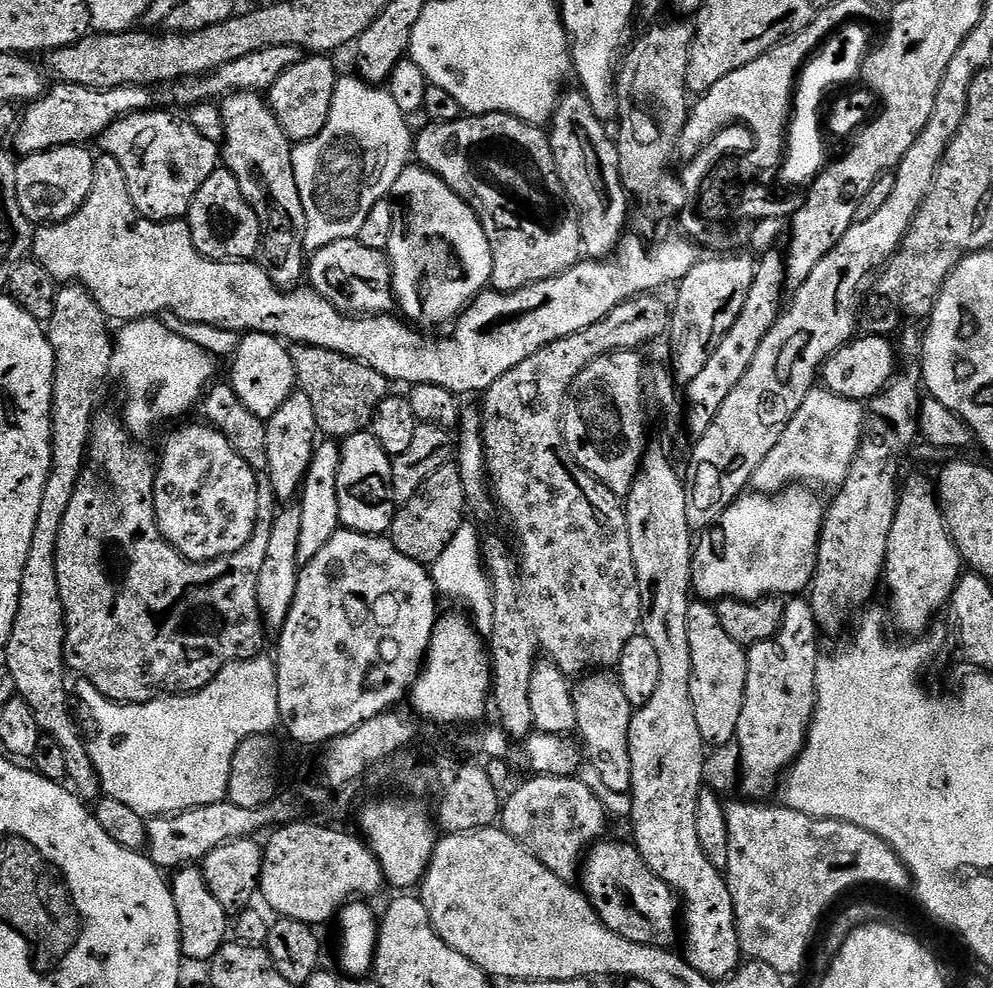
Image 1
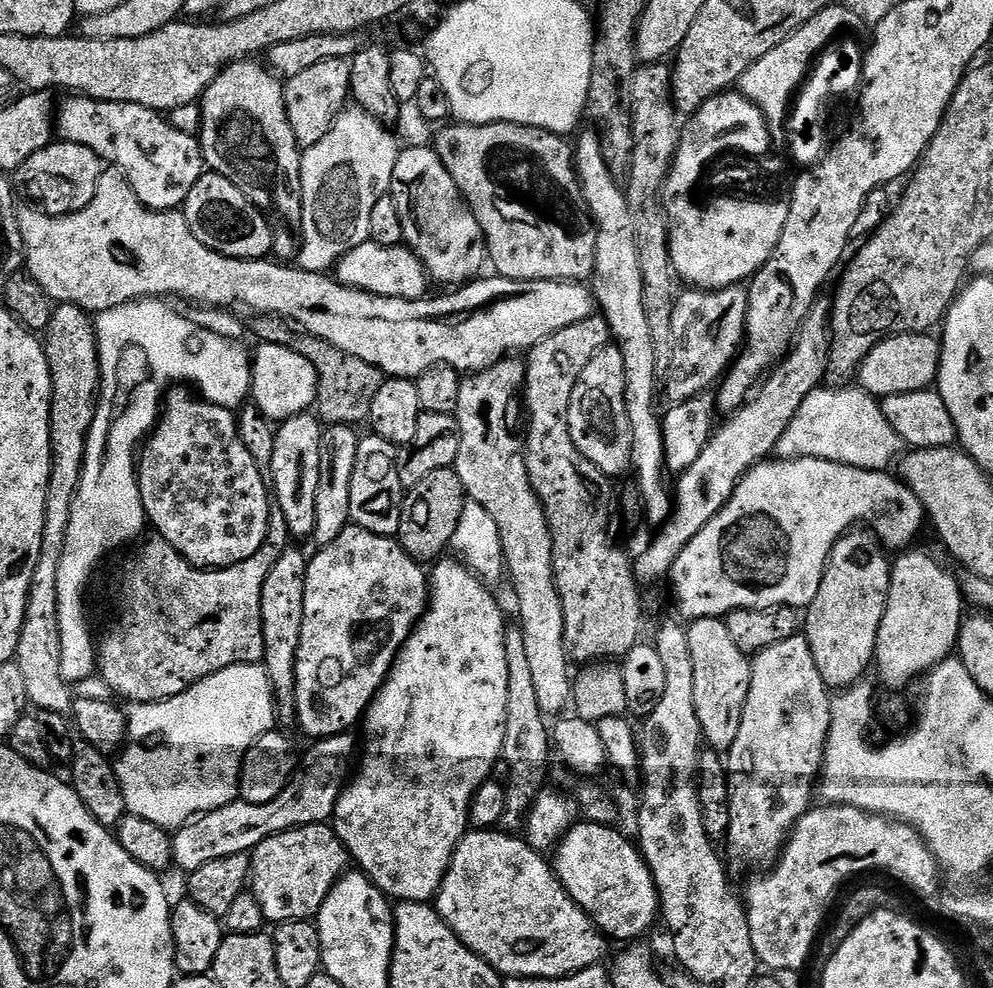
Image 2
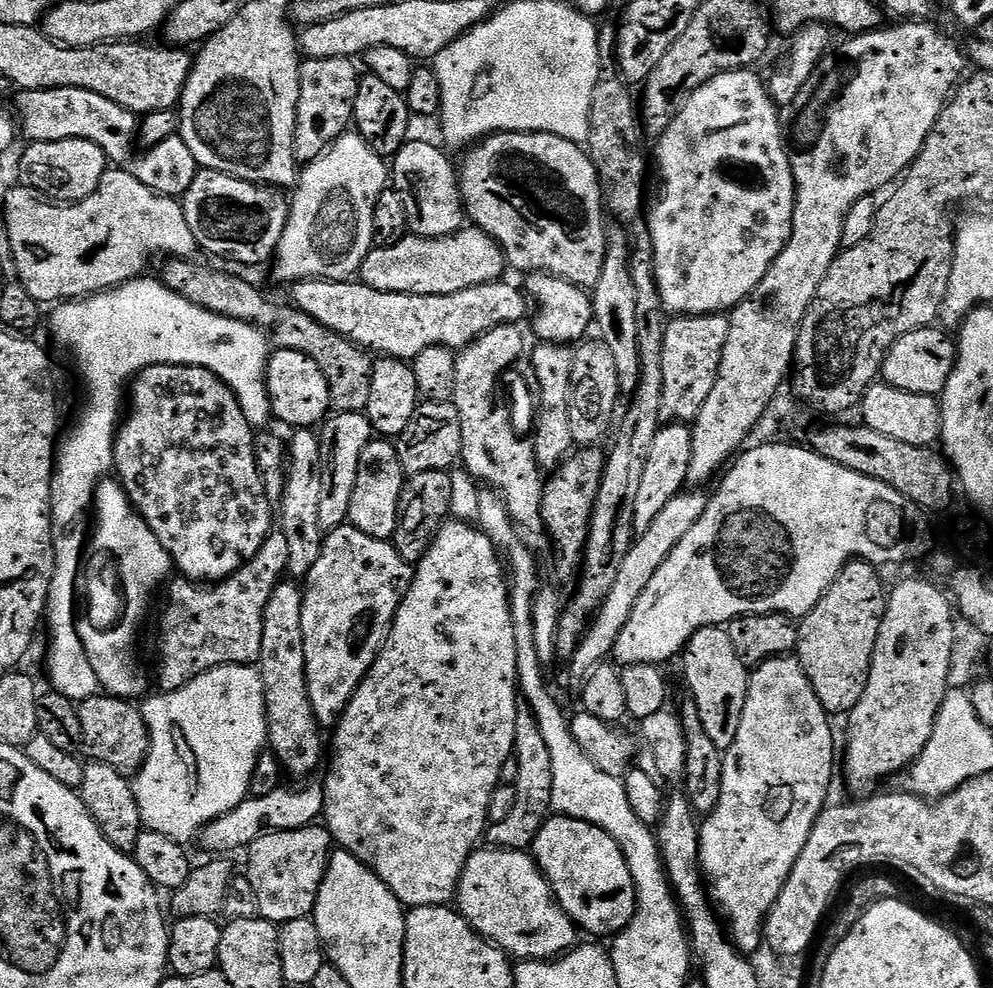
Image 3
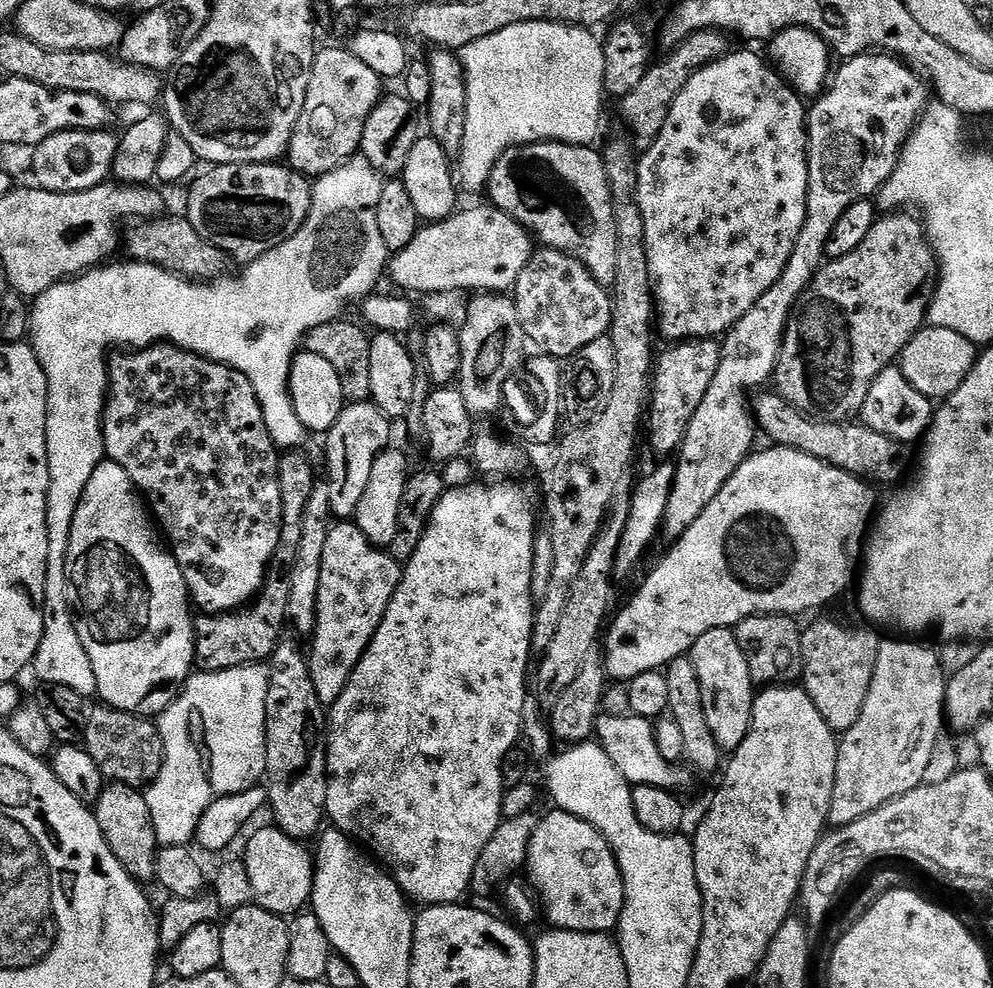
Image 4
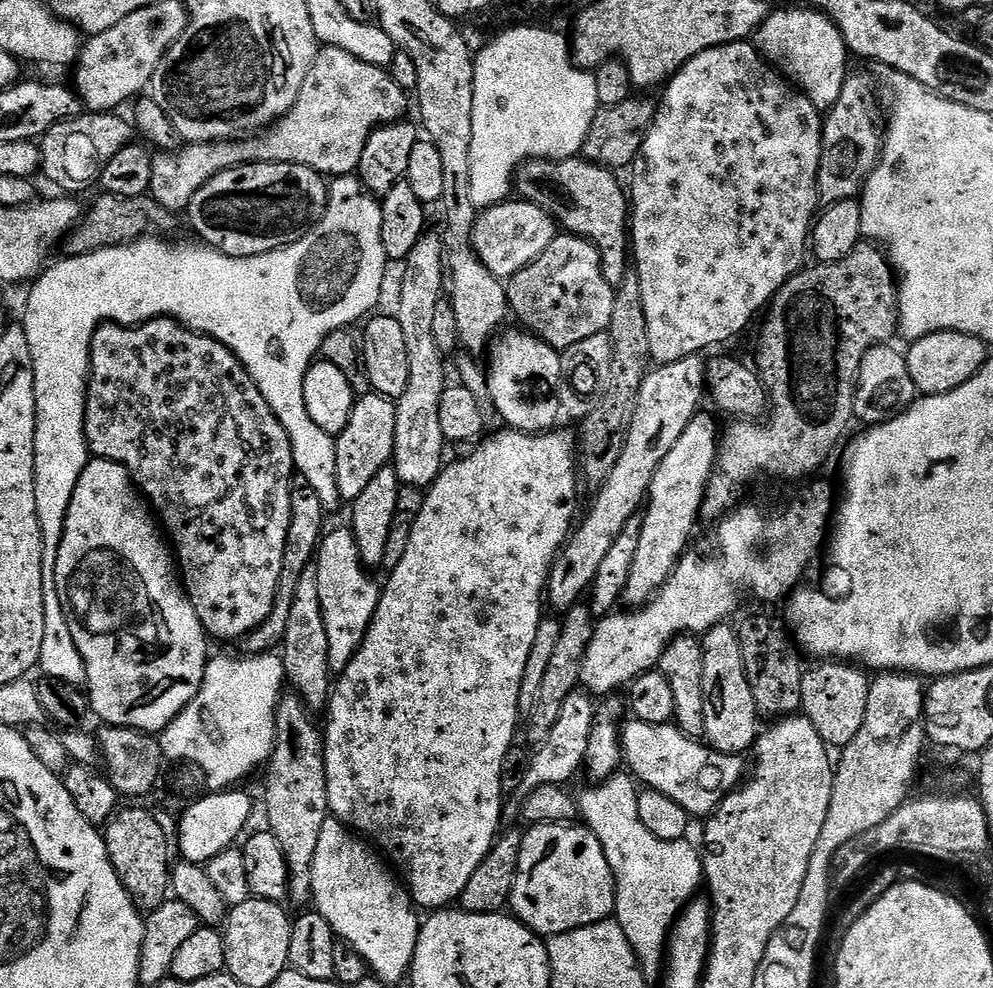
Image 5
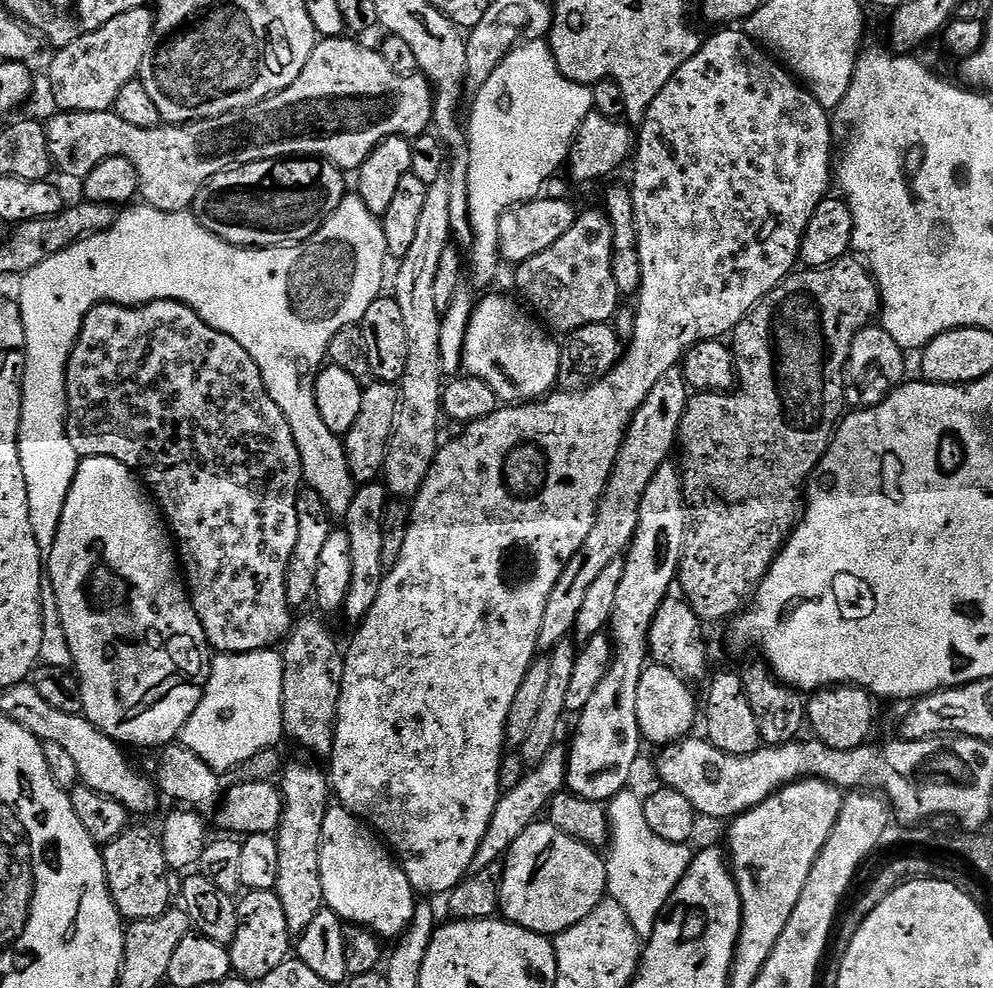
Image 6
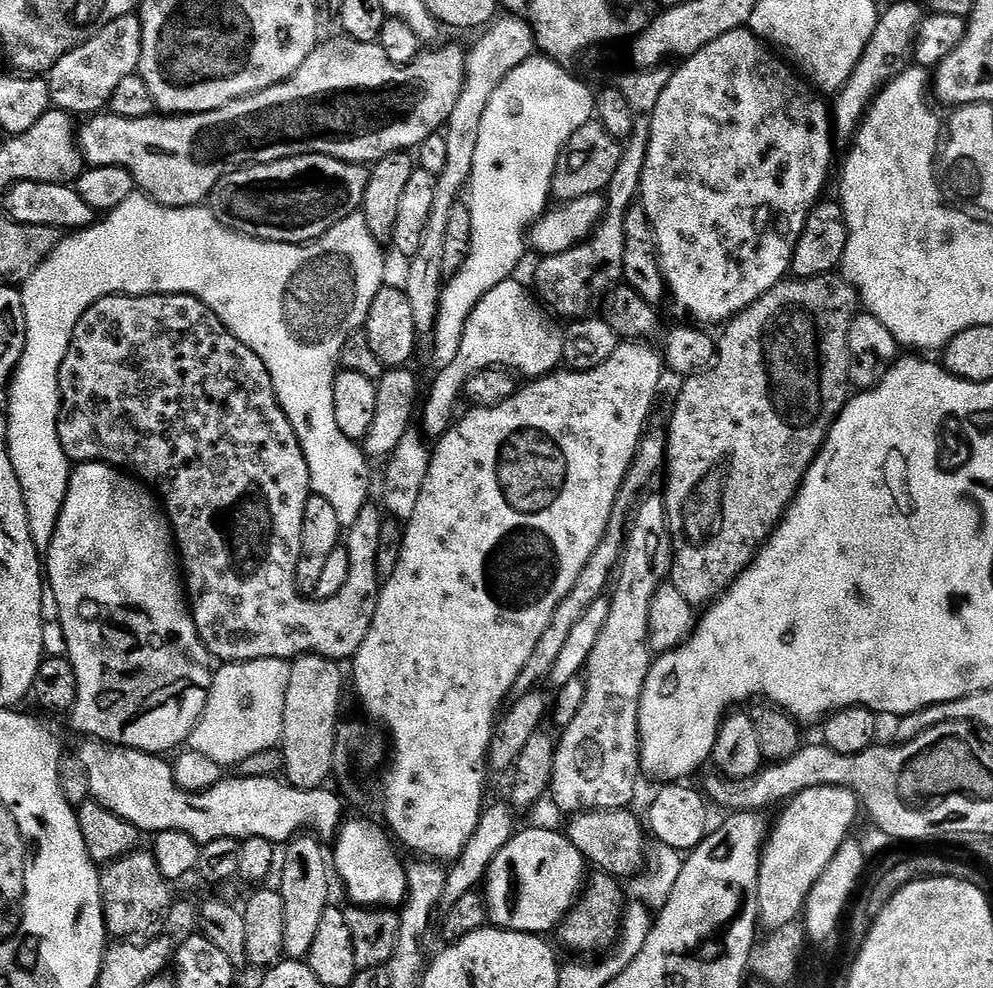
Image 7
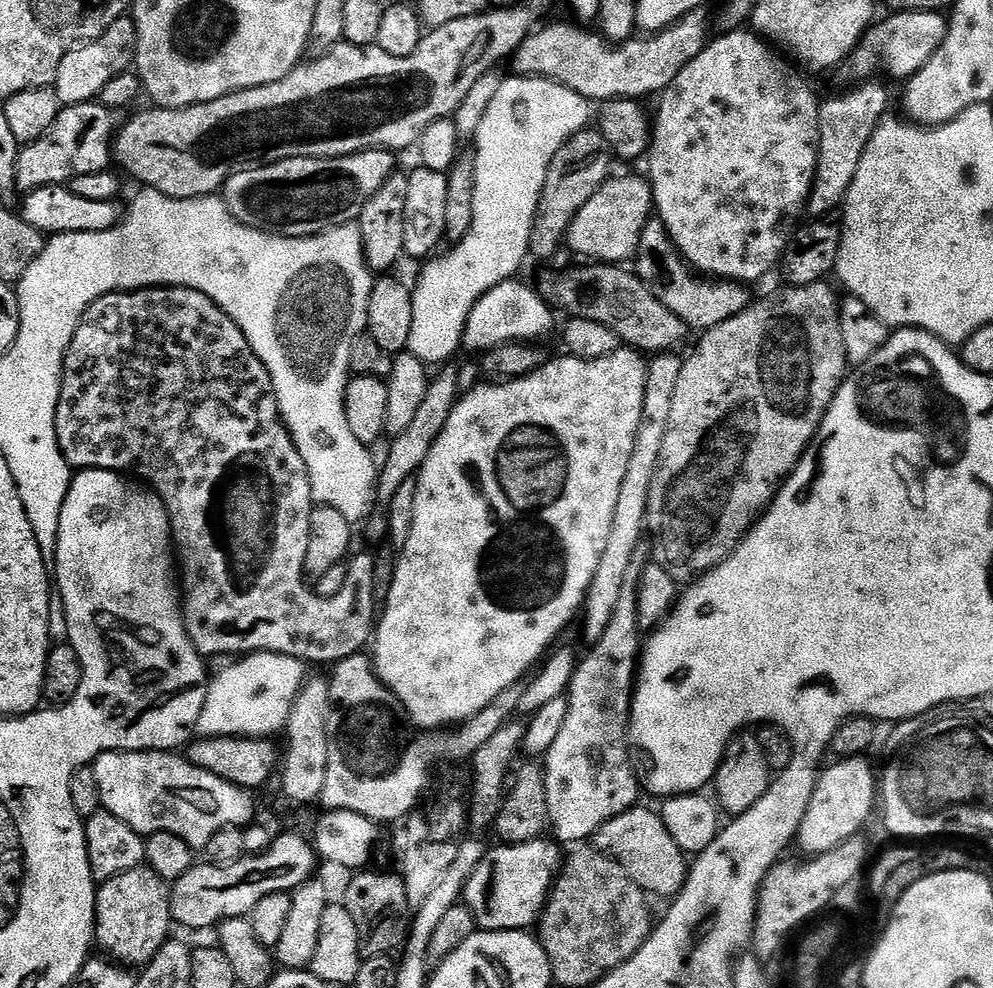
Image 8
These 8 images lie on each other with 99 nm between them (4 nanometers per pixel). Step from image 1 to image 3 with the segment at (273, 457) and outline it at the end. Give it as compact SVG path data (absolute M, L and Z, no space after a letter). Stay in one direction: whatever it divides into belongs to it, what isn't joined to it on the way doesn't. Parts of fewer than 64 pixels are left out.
M296 430L287 441L288 467L284 478L284 497L278 502L278 528L286 534L286 543L290 549L290 562L287 575L293 581L300 582L308 571L318 562L326 535L318 522L318 509L324 489L324 467L320 438L312 430Z

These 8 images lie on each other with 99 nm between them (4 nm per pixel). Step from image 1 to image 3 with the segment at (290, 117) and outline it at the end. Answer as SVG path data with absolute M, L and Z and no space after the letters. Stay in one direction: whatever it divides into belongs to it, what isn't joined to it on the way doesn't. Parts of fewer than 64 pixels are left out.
M342 58L303 61L296 115L296 158L301 165L318 159L339 136L349 131L361 77L352 64L355 63L351 59Z

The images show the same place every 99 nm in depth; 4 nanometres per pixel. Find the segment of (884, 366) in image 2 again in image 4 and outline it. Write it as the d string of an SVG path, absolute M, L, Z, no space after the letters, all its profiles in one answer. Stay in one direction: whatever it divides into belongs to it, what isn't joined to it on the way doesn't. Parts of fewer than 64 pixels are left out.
M925 326L916 333L916 337L900 353L898 367L903 370L906 382L910 382L914 390L918 390L933 402L943 402L954 394L954 390L958 390L958 386L962 386L962 382L966 382L970 370L976 364L977 355L977 345L972 344L970 338L962 338L962 334L954 334L954 330Z

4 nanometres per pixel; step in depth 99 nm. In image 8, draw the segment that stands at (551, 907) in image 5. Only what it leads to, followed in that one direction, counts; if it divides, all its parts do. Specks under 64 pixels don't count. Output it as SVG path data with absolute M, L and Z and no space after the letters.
M548 838L495 847L487 849L484 861L470 874L464 886L463 903L472 911L473 919L483 931L519 932L531 929L531 924L533 927L539 921L548 901L562 862L561 849Z

